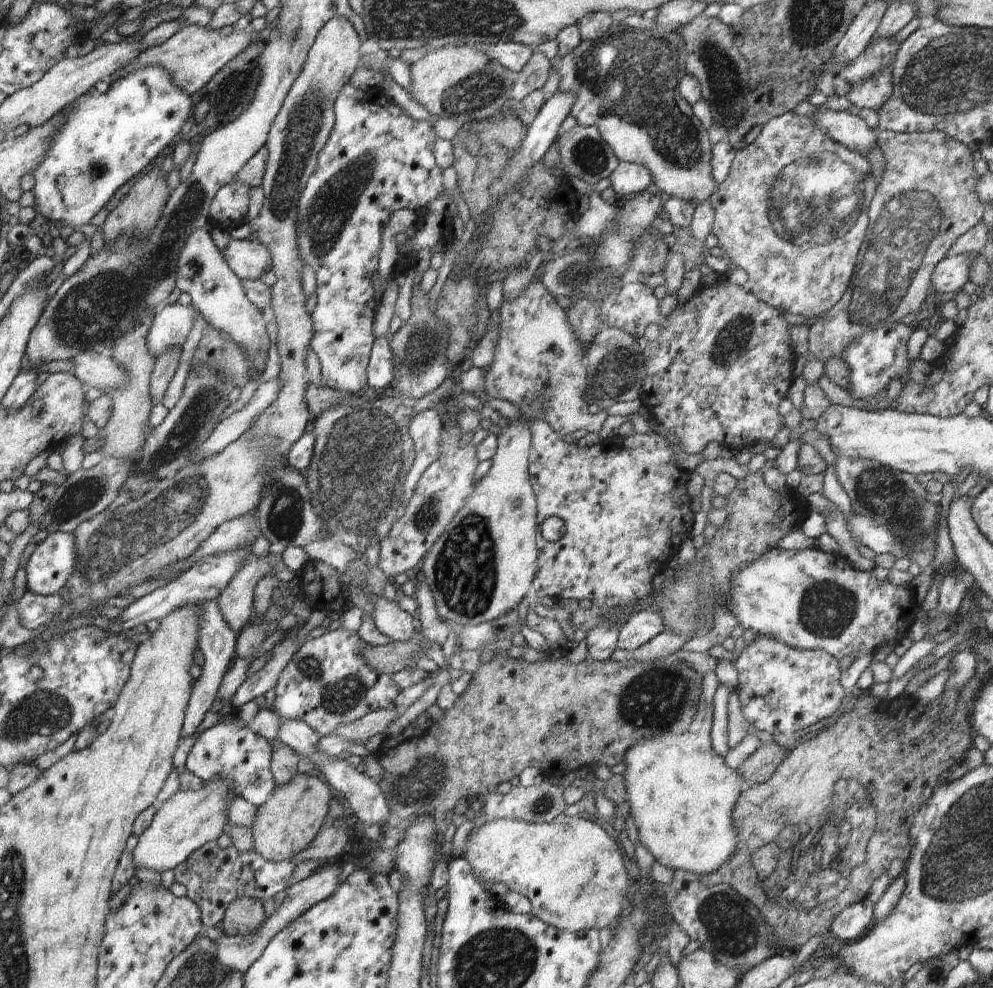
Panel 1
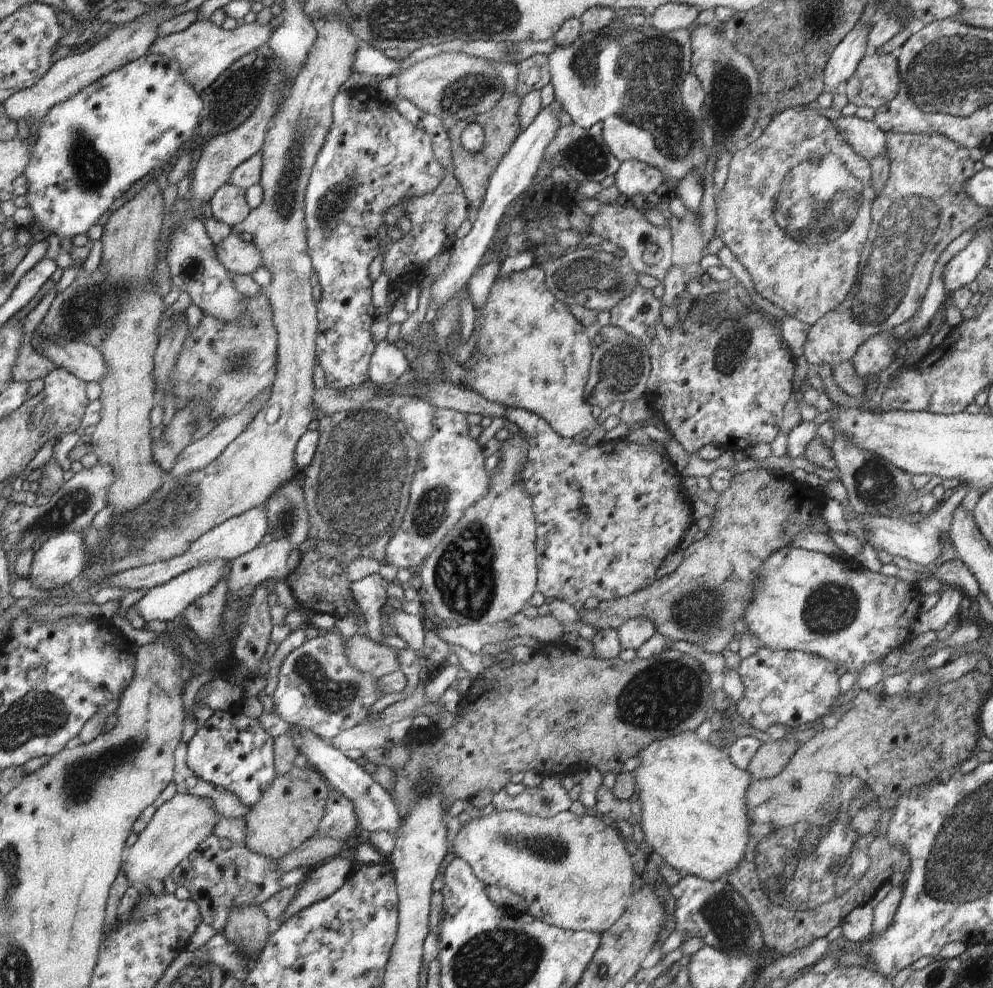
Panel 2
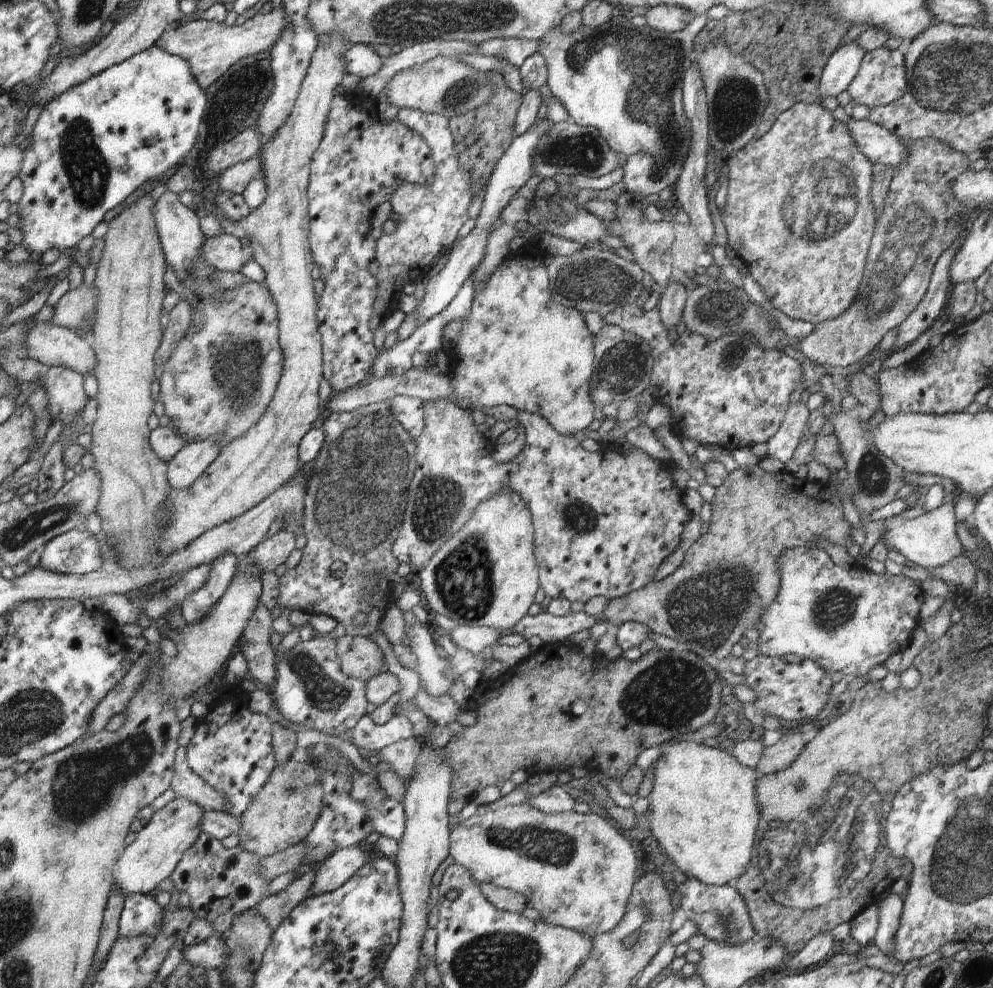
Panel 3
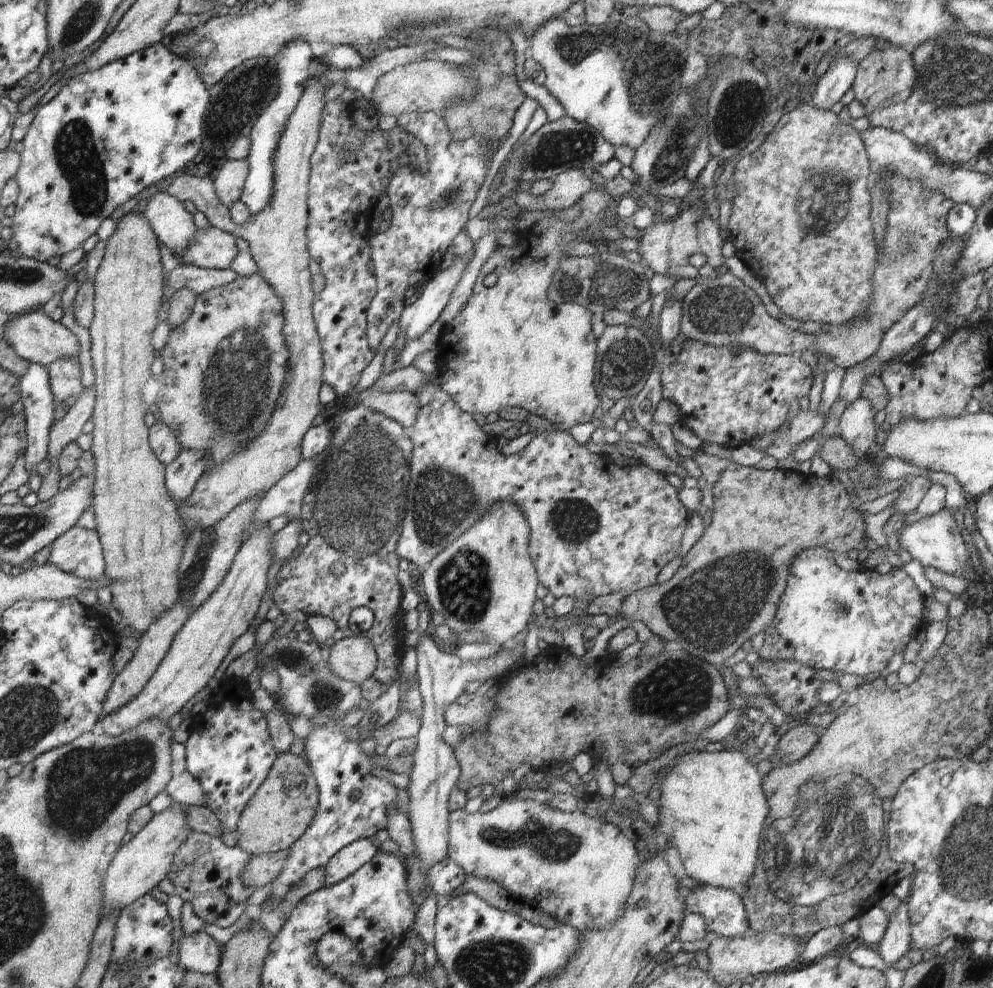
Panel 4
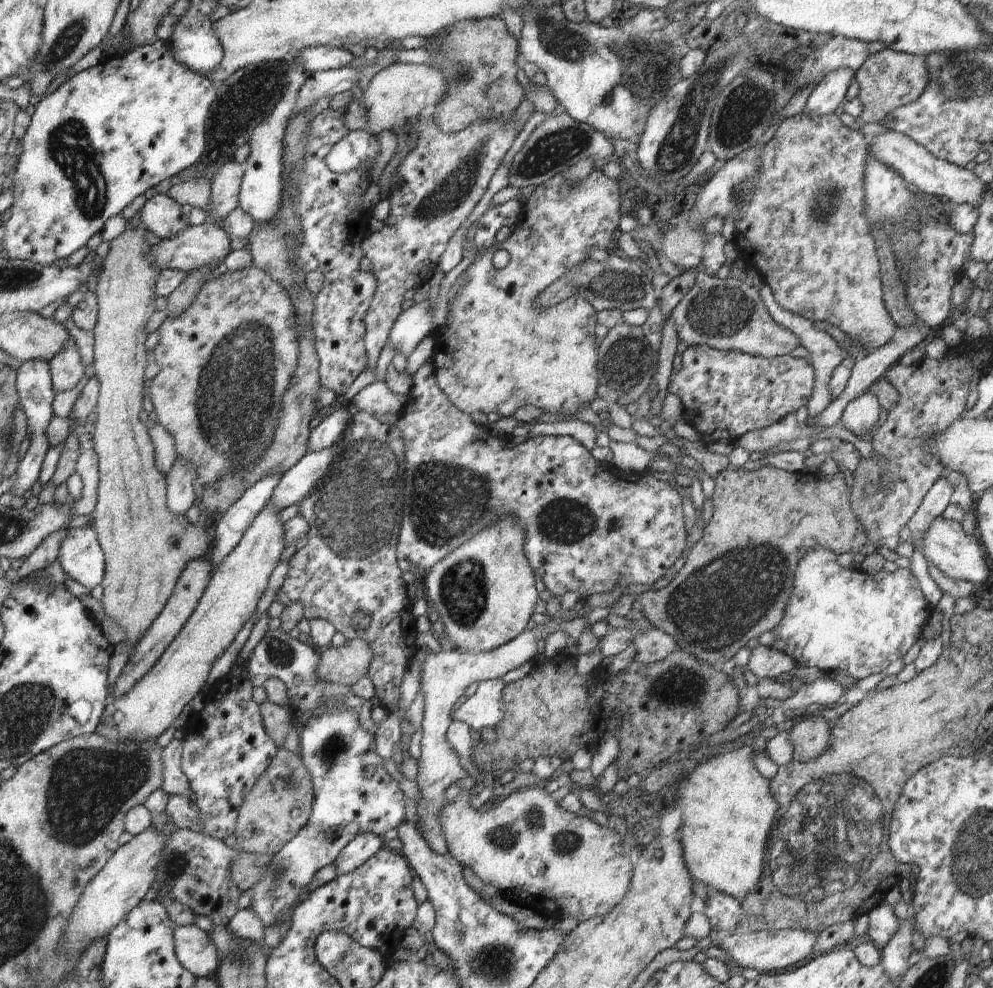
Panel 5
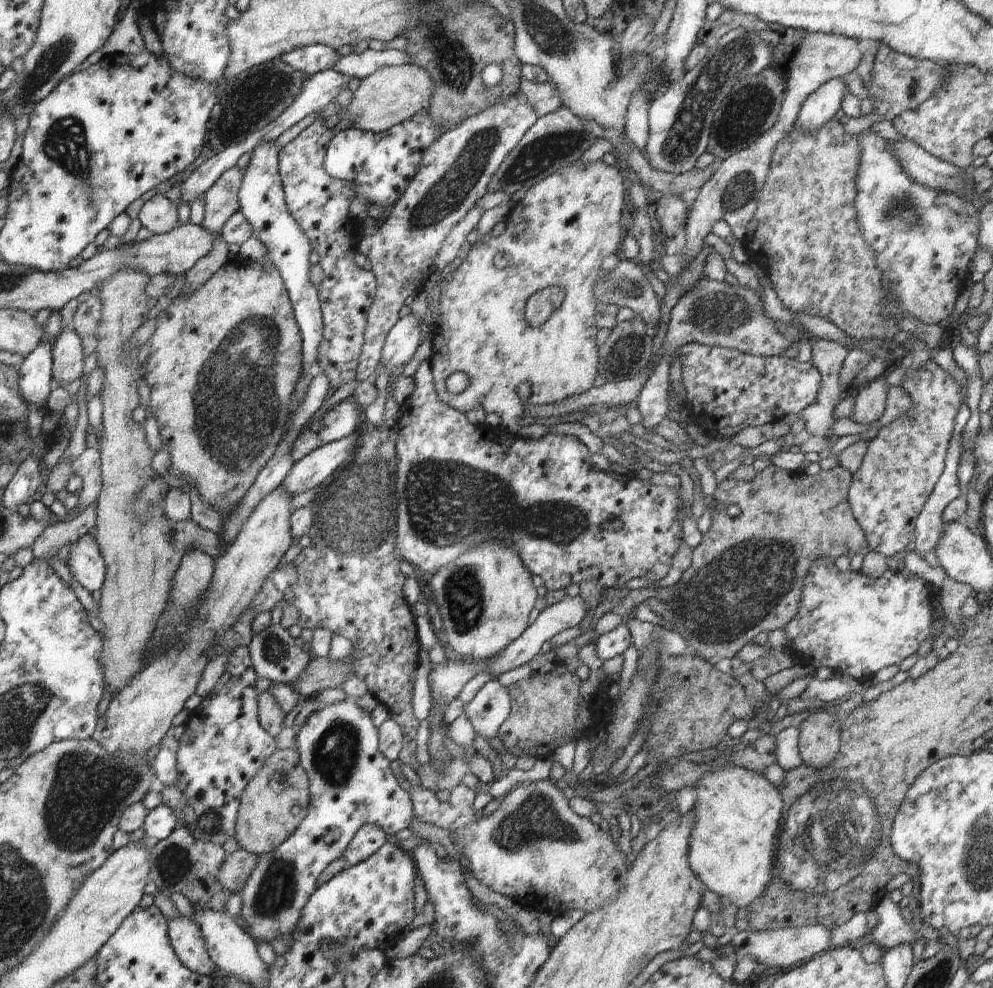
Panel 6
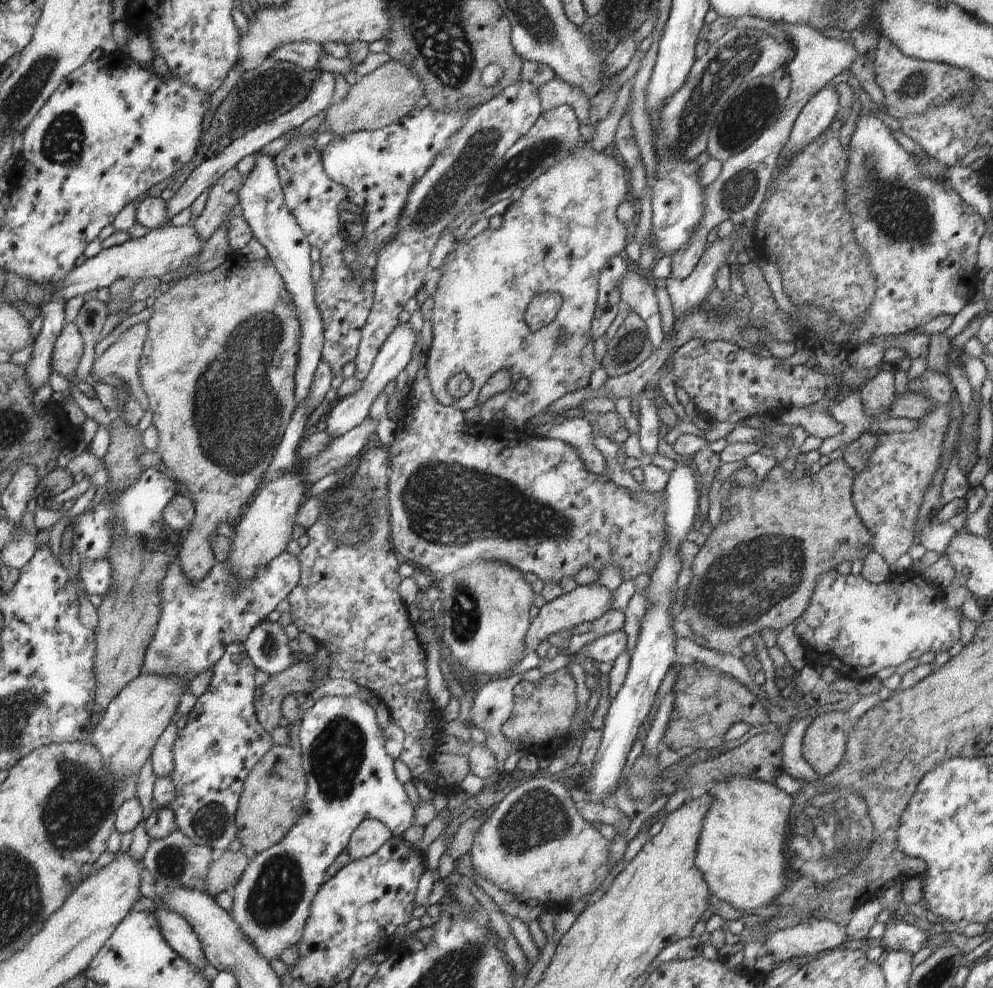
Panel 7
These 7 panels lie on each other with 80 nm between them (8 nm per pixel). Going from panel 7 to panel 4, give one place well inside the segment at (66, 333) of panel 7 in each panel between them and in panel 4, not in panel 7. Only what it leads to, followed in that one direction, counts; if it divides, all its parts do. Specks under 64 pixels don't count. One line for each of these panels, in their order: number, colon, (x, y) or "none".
4: (64, 374)
5: (66, 367)
6: (68, 360)

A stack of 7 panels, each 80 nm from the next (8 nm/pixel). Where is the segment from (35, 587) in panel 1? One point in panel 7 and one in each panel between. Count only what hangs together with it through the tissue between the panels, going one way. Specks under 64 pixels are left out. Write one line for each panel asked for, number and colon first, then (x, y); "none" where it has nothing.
2: (62, 558)
3: (76, 552)
4: (78, 551)
5: (80, 555)
6: (85, 562)
7: (95, 575)

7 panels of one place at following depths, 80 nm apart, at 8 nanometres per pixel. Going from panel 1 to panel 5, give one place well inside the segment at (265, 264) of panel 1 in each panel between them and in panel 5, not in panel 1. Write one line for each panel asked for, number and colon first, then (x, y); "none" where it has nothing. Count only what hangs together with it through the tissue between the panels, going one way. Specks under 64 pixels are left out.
2: (239, 257)
3: (224, 252)
4: (213, 248)
5: (199, 246)

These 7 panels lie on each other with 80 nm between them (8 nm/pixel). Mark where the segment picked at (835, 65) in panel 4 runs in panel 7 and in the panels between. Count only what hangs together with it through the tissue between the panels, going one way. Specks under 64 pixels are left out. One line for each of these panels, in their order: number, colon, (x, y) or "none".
5: (829, 93)
6: (823, 104)
7: (819, 112)

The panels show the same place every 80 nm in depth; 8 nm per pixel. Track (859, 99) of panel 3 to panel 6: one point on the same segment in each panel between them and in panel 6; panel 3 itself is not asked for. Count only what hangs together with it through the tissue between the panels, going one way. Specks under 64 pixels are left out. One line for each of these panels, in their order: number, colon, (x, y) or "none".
4: (885, 77)
5: (888, 79)
6: (898, 83)

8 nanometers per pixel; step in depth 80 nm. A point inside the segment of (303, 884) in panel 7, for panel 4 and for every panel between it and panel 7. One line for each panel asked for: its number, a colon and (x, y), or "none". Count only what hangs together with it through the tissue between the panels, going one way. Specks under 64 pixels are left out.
4: (353, 805)
5: (353, 793)
6: (351, 784)

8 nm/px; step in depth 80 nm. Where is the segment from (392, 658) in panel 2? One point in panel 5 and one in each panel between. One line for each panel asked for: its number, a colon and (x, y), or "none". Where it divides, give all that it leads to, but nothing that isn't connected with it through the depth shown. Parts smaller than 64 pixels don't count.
3: (360, 657)
4: (354, 658)
5: (347, 664)

